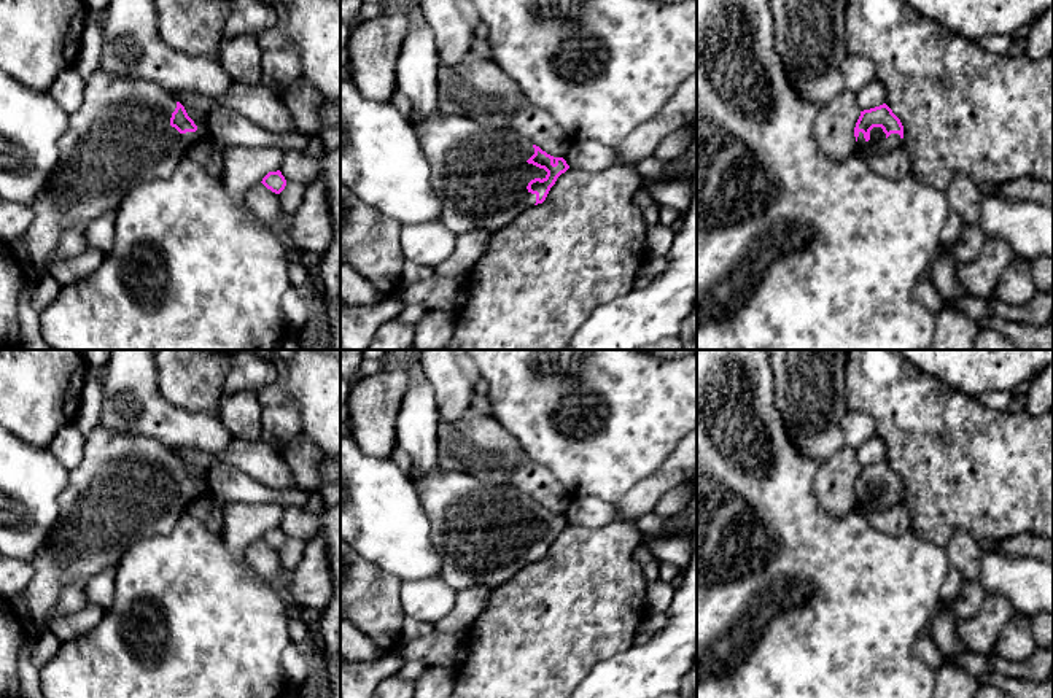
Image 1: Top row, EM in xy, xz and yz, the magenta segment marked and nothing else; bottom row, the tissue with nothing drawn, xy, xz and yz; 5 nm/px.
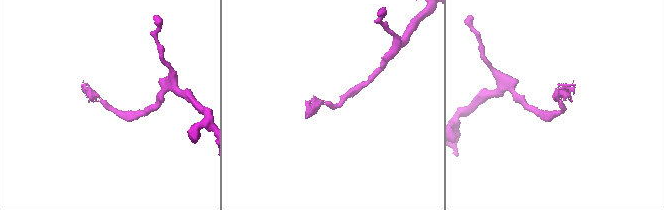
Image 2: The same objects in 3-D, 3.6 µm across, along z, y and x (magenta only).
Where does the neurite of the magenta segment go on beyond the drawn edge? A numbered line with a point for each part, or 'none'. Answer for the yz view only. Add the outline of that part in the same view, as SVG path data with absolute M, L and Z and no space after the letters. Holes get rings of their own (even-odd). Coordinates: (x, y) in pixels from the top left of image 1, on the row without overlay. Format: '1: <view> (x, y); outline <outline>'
1: yz (878, 500); outline M873 483L870 487L870 496L864 494L864 490L859 488L857 501L868 502L873 509L884 509L894 504L900 504L902 494L899 490L891 490L889 493L883 488L881 483Z

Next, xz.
1: xz (473, 522); outline M412 467L409 477L429 520L441 577L452 588L495 588L534 563L526 542L547 528L526 518L534 510L528 494L439 467L426 474Z

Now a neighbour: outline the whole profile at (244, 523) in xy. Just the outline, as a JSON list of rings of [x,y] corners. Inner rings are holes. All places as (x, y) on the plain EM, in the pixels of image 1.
[[[229,502],[223,506],[224,541],[232,555],[242,563],[245,549],[269,528],[282,523],[283,507],[275,502]]]

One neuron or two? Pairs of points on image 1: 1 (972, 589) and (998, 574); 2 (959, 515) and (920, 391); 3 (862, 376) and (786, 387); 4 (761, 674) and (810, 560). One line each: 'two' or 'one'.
1: two
2: one
3: two
4: one

